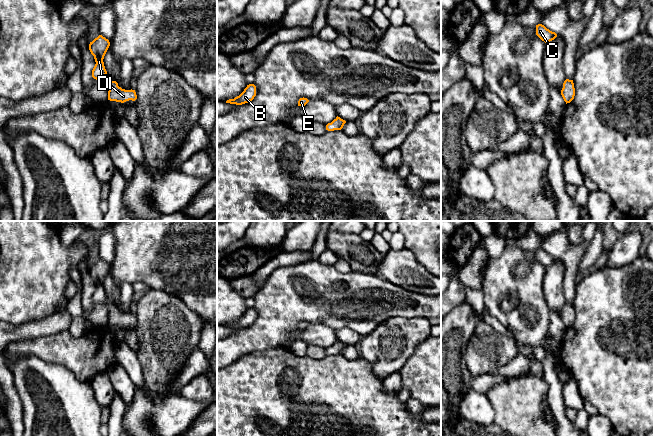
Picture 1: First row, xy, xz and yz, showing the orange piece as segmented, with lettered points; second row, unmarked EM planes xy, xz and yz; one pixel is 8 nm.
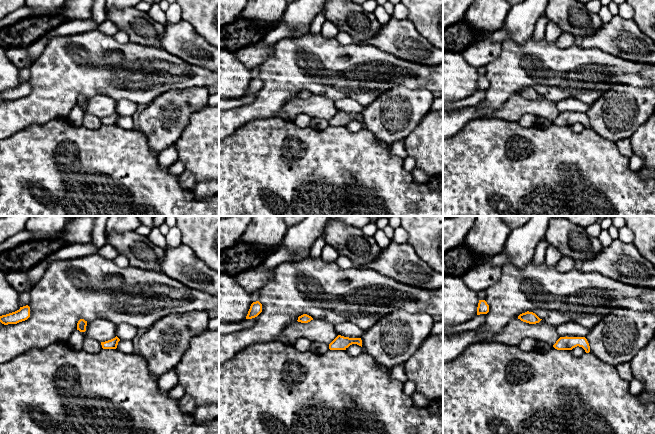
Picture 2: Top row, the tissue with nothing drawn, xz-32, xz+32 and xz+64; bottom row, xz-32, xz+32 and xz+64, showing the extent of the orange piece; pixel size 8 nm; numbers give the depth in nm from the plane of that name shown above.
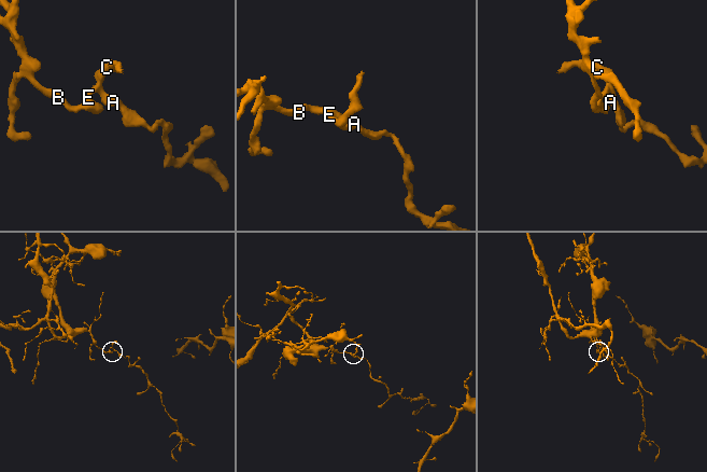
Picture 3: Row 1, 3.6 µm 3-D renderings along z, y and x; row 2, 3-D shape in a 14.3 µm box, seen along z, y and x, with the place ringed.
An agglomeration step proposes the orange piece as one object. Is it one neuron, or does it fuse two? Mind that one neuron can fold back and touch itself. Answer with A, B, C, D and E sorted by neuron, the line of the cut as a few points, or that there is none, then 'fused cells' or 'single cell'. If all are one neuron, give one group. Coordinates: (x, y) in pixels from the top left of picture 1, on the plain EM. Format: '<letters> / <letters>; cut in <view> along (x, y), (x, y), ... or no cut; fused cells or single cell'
A B C D E; no cut; single cell

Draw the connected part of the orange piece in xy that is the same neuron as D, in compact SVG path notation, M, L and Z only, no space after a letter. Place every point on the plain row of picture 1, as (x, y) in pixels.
M99 259L89 268L89 274L95 283L95 290L92 294L92 301L96 304L105 303L107 295L104 290L104 280L110 270L108 263Z

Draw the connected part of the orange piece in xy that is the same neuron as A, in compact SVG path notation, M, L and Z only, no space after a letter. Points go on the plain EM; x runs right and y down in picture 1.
M116 305L109 307L108 324L124 327L126 325L135 325L137 319L135 314L125 314L118 310Z

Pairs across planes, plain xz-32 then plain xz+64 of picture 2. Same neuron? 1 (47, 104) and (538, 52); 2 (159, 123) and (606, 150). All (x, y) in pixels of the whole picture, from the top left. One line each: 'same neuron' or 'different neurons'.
1: same neuron
2: different neurons

